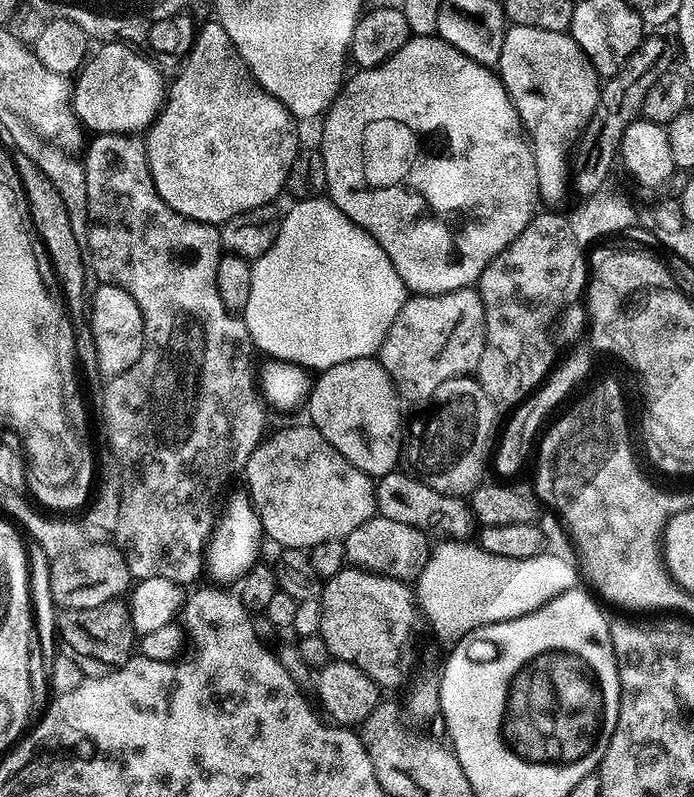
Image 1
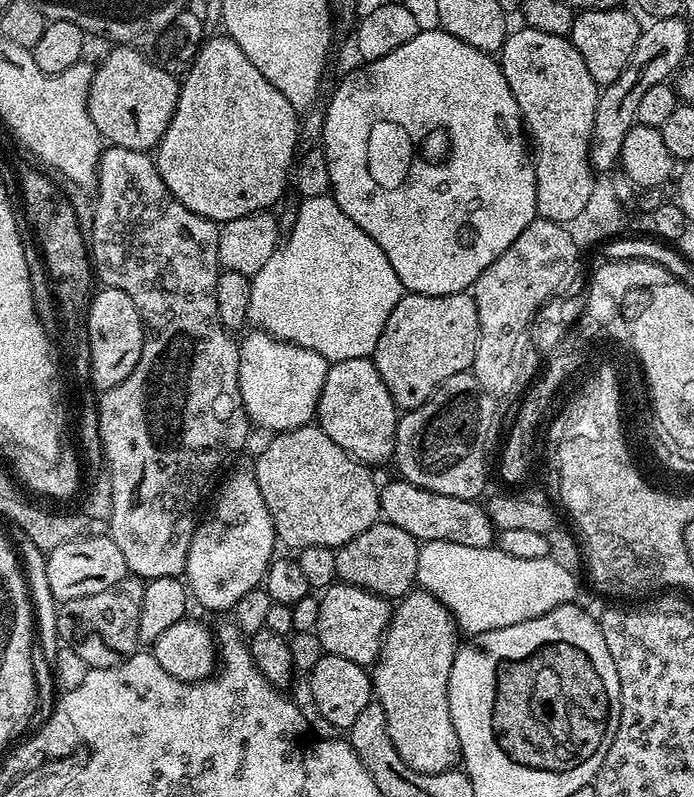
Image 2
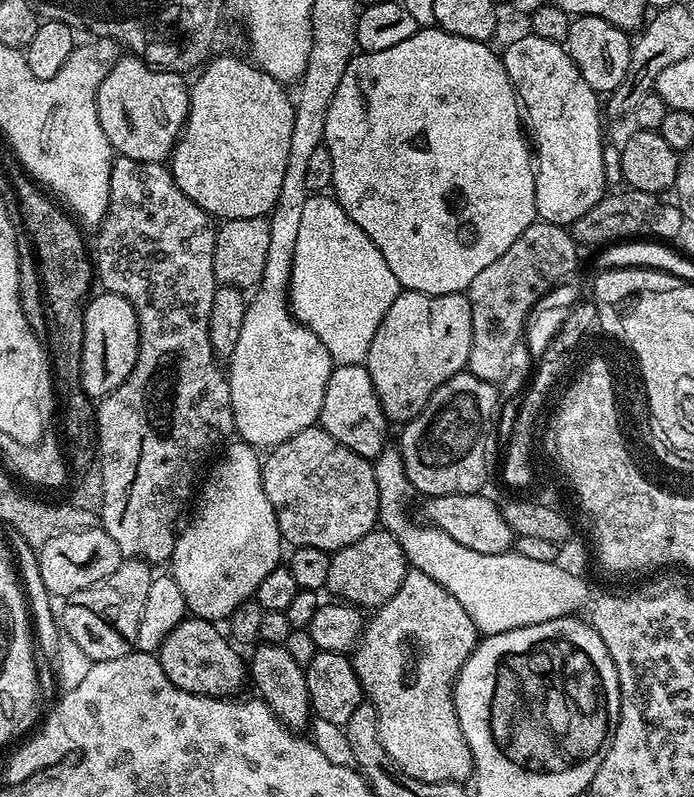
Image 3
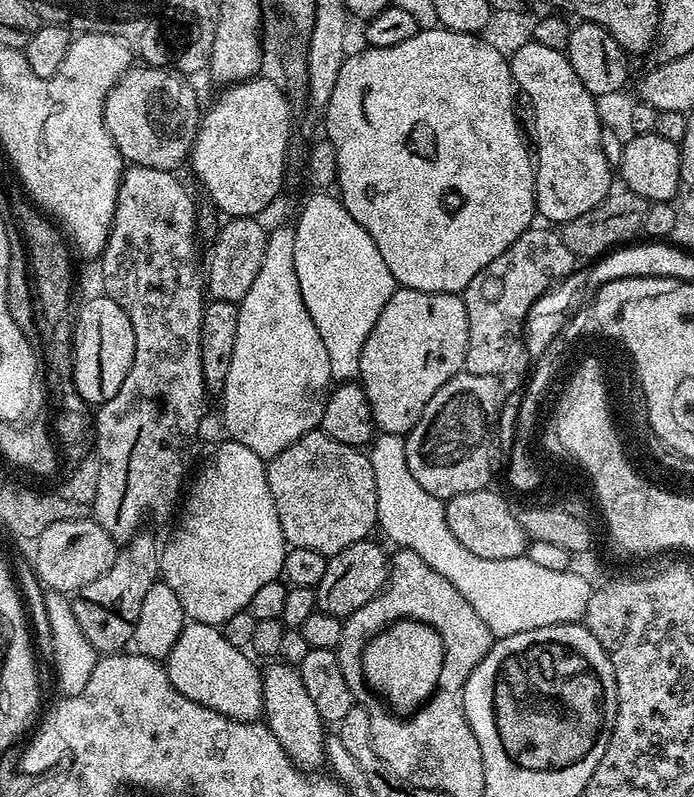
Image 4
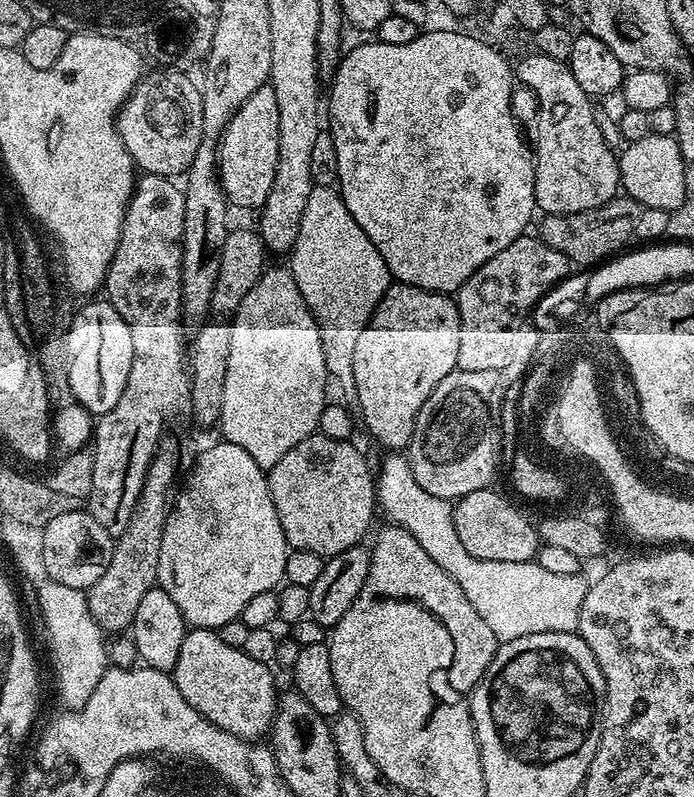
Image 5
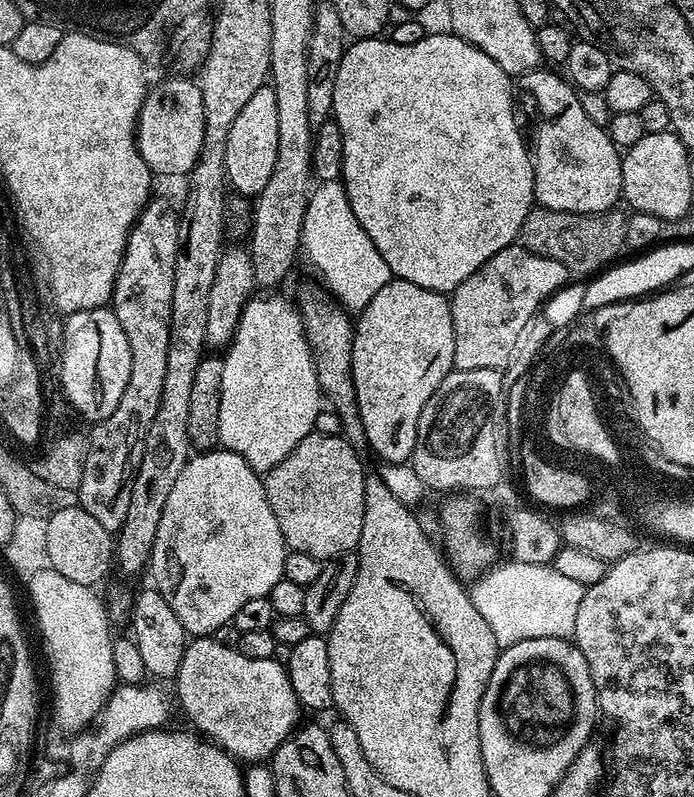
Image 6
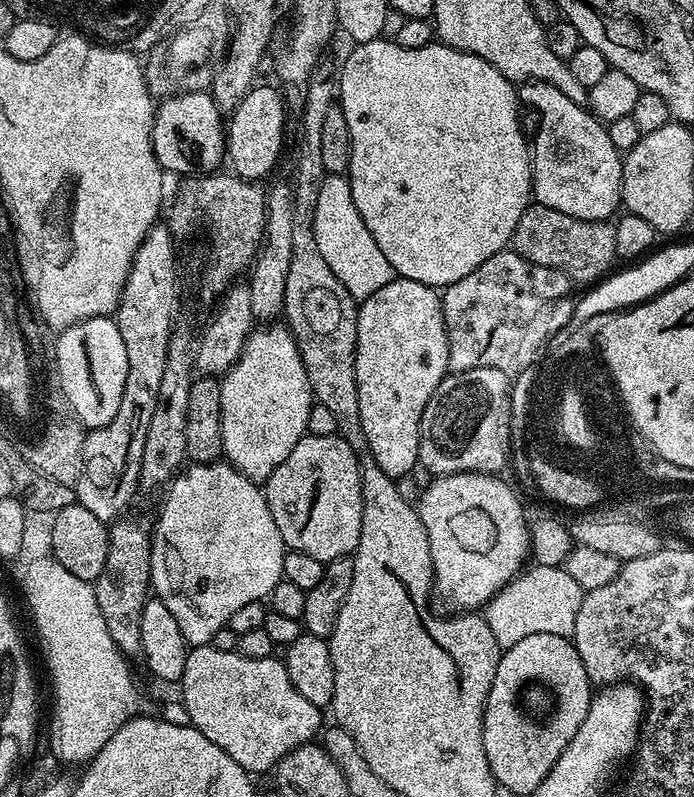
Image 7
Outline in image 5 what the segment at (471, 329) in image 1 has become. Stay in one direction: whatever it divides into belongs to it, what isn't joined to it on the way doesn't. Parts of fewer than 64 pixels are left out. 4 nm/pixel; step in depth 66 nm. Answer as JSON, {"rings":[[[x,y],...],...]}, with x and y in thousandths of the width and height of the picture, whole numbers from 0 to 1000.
{"rings":[[[566,355],[565,360],[556,364],[556,369],[548,376],[548,383],[542,385],[542,391],[536,395],[536,402],[524,410],[522,419],[516,419],[516,429],[510,434],[510,474],[506,486],[513,487],[513,502],[519,506],[519,522],[524,526],[524,532],[530,536],[530,542],[549,557],[553,565],[582,565],[597,545],[597,535],[602,524],[602,514],[620,499],[620,494],[648,468],[659,465],[660,454],[660,424],[663,423],[663,395],[657,388],[657,378],[650,370],[638,366],[617,366],[611,361],[598,361],[594,356]]]}

